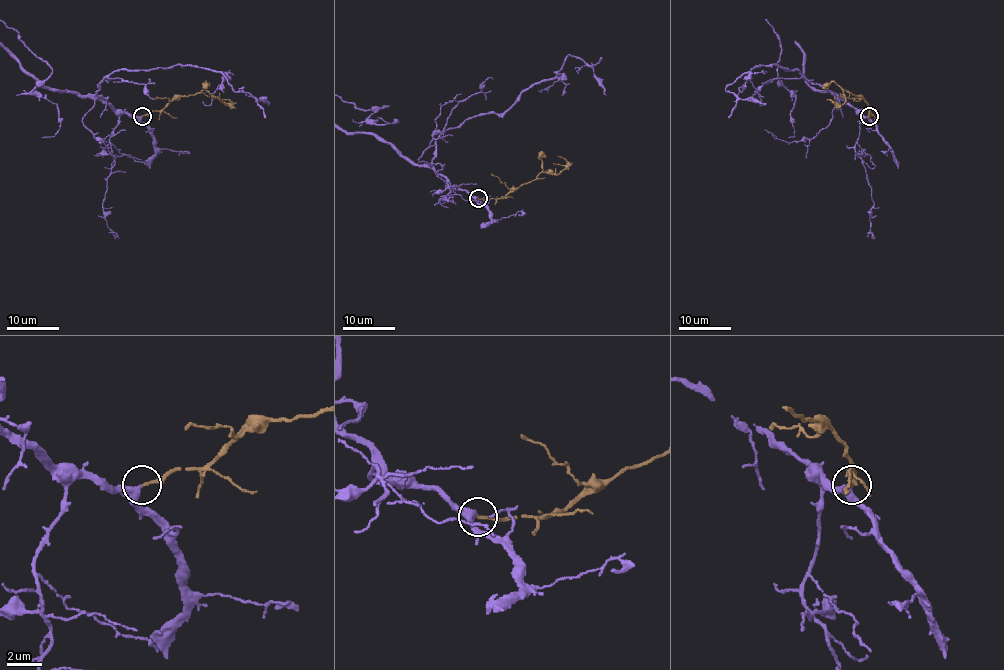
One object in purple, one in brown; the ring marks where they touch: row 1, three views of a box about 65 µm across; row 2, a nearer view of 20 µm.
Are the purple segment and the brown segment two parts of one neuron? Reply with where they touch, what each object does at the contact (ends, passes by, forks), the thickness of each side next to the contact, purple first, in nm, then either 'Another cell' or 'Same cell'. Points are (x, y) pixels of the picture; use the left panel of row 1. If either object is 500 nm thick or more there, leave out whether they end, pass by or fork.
Place: (142, 116). At the ring purple passes by. At the ring brown ends. Thickness 340 nm (purple) against 180 nm. Same cell

